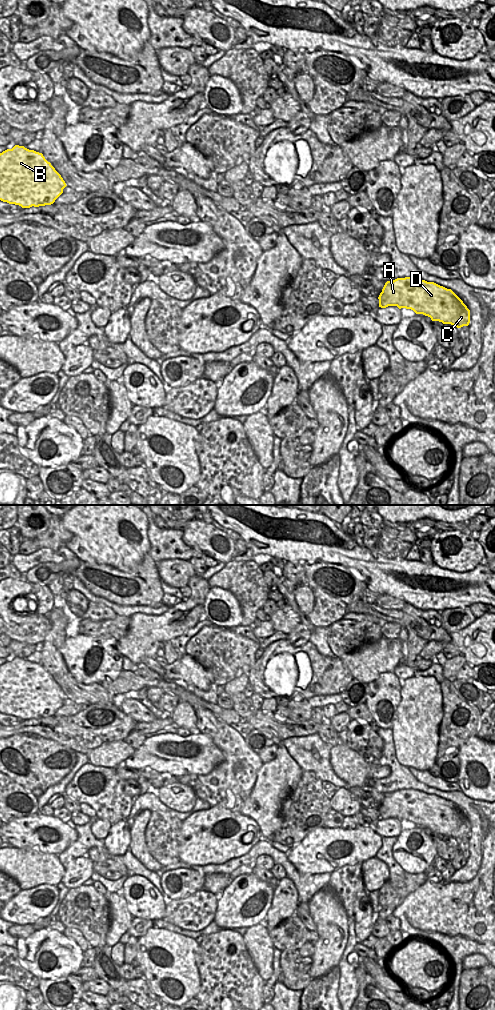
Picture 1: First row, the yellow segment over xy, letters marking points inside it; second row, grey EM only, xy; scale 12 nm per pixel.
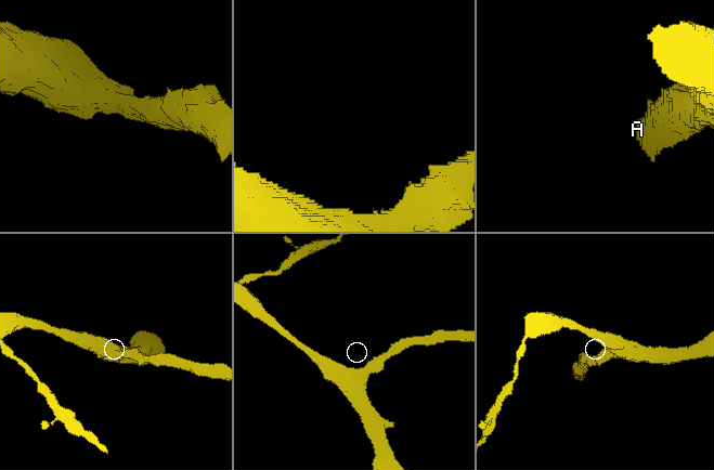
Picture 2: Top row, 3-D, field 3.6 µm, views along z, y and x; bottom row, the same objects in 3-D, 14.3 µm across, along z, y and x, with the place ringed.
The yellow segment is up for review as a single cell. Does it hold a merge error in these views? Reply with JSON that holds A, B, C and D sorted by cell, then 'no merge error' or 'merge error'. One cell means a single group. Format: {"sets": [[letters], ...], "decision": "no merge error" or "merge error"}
{"sets": [["A", "B", "C", "D"]], "decision": "no merge error"}

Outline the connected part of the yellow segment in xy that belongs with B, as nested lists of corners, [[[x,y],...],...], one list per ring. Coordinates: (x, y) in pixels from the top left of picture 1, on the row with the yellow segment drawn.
[[[15,145],[0,153],[0,200],[22,208],[51,205],[66,183],[42,153]]]

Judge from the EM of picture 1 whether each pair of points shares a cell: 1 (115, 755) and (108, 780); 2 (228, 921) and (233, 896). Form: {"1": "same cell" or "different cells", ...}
{"1": "different cells", "2": "same cell"}

